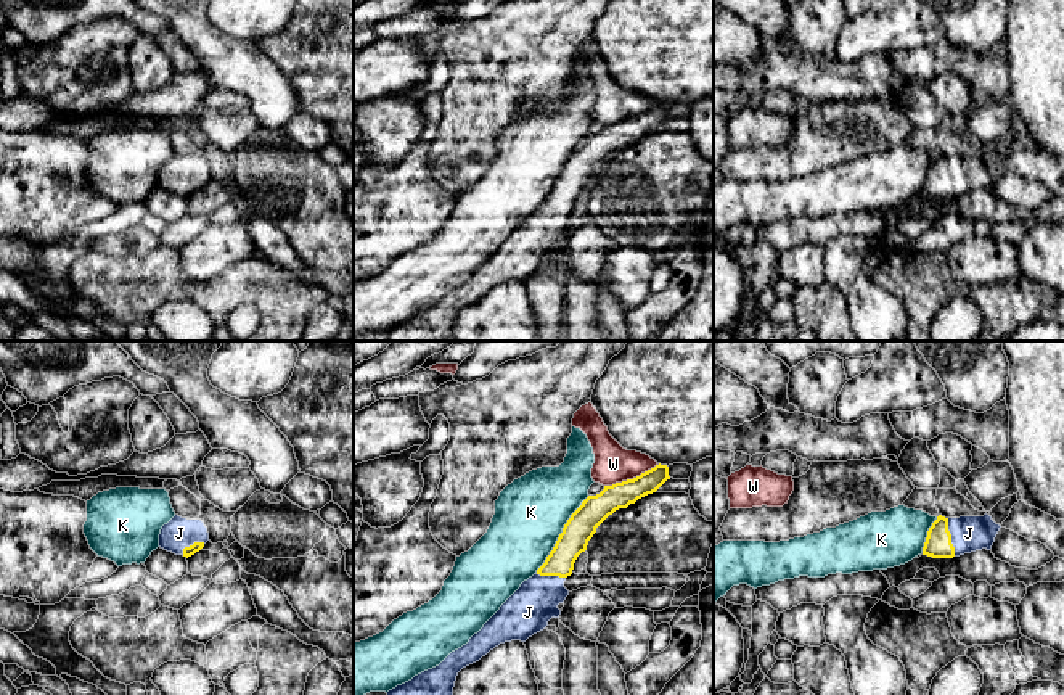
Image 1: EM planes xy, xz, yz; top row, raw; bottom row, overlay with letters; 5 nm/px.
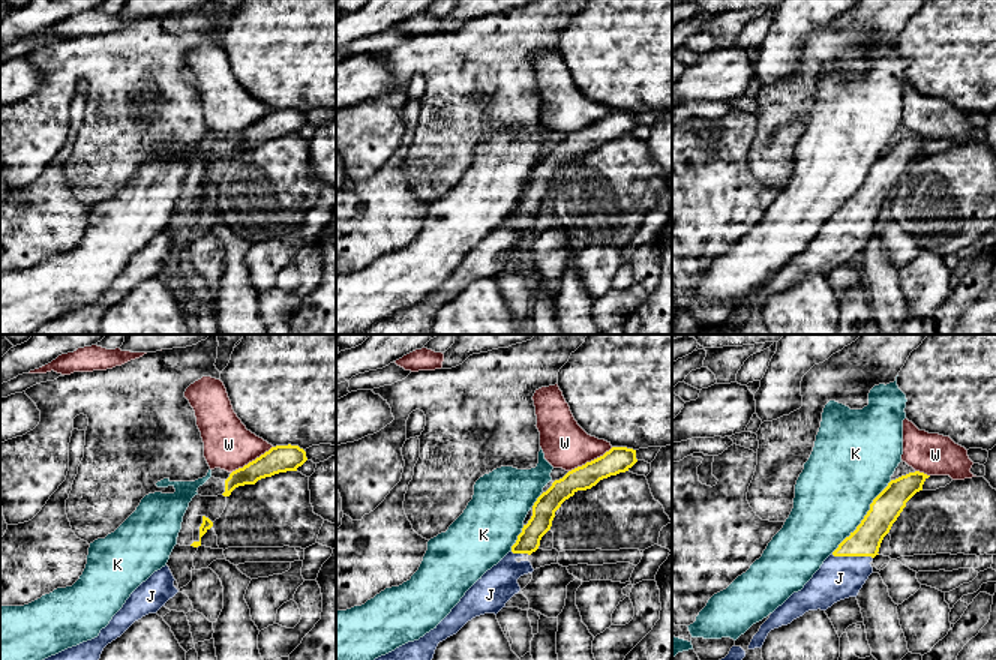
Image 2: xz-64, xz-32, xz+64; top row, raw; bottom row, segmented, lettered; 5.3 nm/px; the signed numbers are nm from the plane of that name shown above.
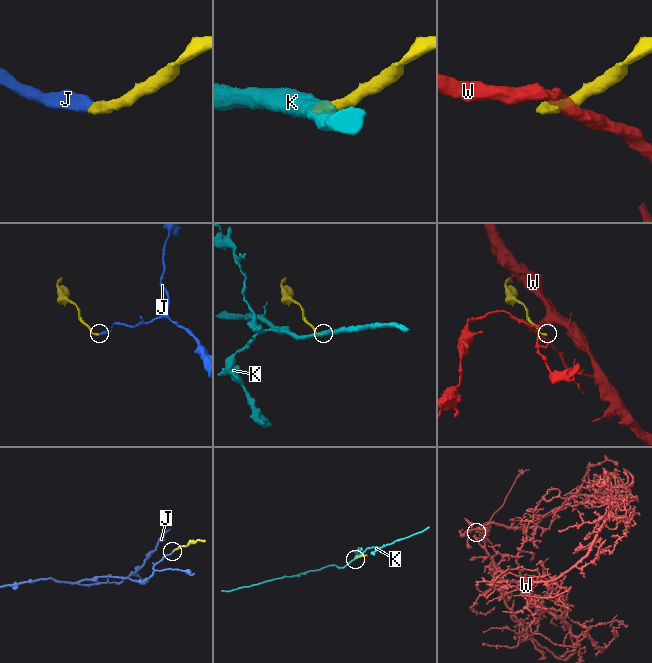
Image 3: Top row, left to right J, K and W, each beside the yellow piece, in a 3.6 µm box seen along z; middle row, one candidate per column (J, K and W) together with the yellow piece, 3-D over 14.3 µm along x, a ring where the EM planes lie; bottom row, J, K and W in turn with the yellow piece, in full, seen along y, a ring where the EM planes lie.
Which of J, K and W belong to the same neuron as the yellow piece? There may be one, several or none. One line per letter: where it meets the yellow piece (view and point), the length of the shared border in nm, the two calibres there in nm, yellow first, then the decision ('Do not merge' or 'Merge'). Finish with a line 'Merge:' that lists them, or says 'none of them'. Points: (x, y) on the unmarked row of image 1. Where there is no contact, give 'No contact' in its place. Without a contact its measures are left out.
J: Touches yellow at yz (950, 177). Shared border 200 nm. Thickness 130 nm (yellow) against 180 nm. Merge
K: Touches yellow at xz (560, 174). Shared border 460 nm. Thickness 150 nm (yellow) against 360 nm. Do not merge
W: Touches yellow at xz (634, 118). Shared border 300 nm. Thickness 140 nm (yellow) against 190 nm. Do not merge
Merge: J

